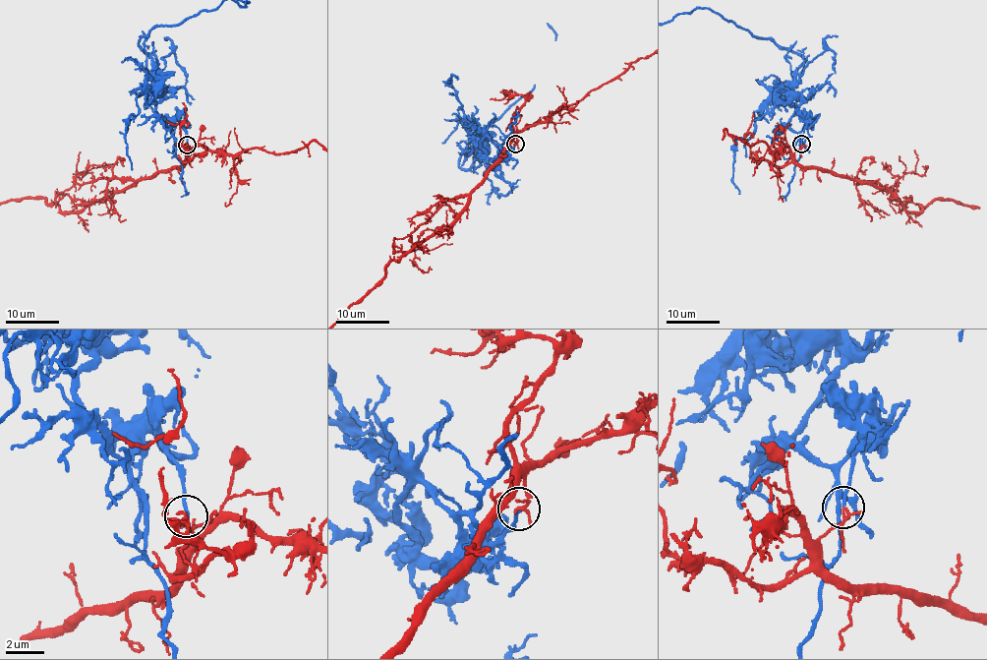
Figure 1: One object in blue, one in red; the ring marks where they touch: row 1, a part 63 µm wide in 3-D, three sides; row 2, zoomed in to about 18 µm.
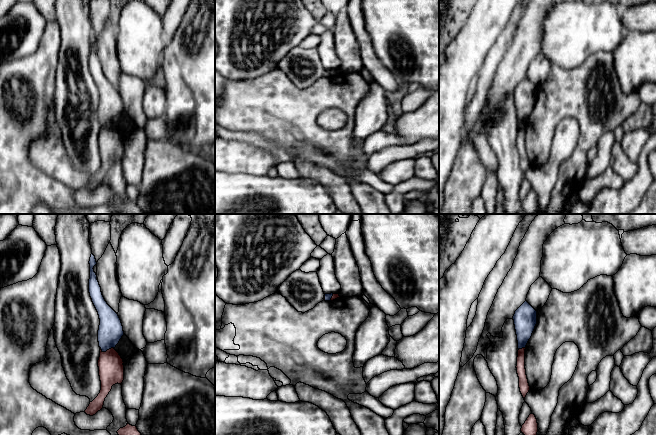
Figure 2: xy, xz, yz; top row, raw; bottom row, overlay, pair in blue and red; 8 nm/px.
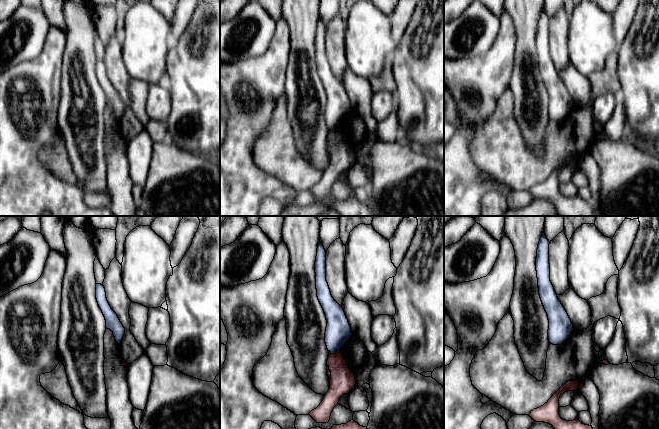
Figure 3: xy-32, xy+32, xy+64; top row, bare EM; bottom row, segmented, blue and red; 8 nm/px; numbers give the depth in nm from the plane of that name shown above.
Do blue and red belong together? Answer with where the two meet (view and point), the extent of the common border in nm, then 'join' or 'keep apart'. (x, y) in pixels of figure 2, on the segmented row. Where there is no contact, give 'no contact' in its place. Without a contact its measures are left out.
meets blue in xy at (107, 349); contact 120 nm long; keep apart

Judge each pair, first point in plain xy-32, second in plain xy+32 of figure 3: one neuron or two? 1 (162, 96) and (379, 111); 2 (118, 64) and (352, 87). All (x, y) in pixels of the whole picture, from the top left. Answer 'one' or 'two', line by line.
1: one
2: two

